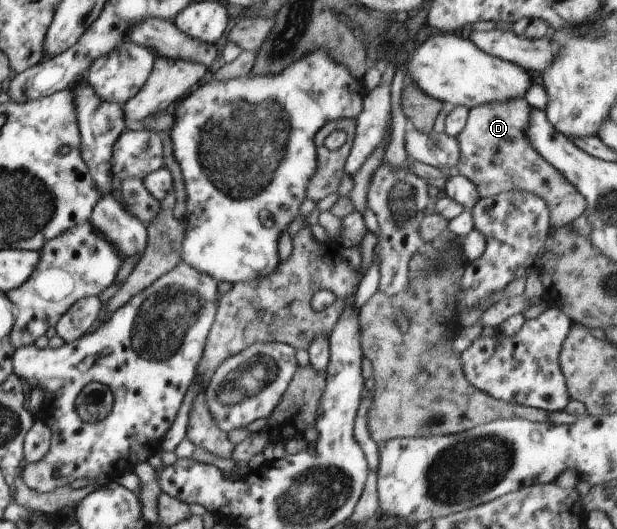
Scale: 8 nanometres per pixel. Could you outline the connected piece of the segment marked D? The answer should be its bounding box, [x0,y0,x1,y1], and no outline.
[456,98,587,228]

